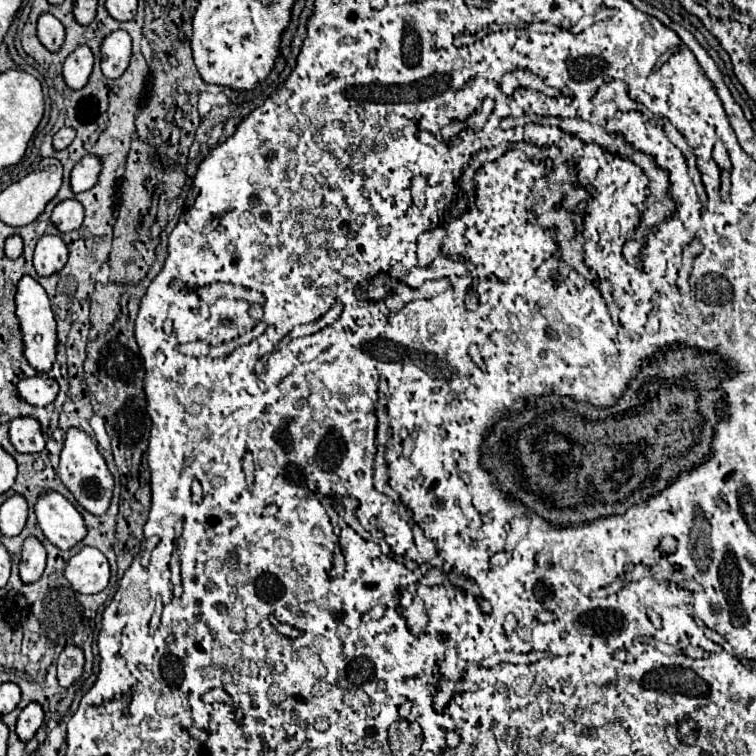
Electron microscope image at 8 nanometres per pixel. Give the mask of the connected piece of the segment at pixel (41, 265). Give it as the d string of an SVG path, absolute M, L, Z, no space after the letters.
M43 236L37 242L33 254L33 266L39 276L51 276L63 270L67 260L69 260L69 248L61 236Z

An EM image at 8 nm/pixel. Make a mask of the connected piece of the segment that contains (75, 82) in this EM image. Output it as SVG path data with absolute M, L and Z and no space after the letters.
M83 44L75 52L71 52L71 56L63 64L63 78L65 78L67 86L73 90L83 88L91 76L93 64L95 64L95 58L93 58L91 48L87 48L87 44Z

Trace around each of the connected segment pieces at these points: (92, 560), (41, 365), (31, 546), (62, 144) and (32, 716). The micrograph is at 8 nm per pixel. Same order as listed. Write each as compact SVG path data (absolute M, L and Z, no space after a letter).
M83 546L65 568L65 576L71 582L71 586L81 594L97 594L107 588L111 570L105 554L101 554L97 548Z
M23 276L21 282L17 284L15 302L17 302L17 318L21 324L23 342L25 342L25 356L35 370L47 372L55 362L55 346L57 346L57 324L55 324L55 316L53 316L47 292L37 280L33 280L31 276Z
M29 536L23 544L23 558L19 562L21 580L27 584L39 580L45 568L45 558L47 558L47 552L43 544L35 536Z
M61 128L61 130L53 136L53 146L55 146L57 150L63 150L63 148L67 148L67 146L73 142L73 138L75 138L75 130L73 130L73 128Z
M27 704L23 708L23 712L19 714L19 720L17 720L17 736L27 742L35 736L37 728L43 724L43 718L45 718L45 712L43 712L43 706L41 704Z

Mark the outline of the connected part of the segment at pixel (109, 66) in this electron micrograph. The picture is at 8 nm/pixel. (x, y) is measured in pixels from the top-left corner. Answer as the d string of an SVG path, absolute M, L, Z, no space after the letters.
M115 30L101 44L101 68L107 78L119 78L131 60L131 36Z

